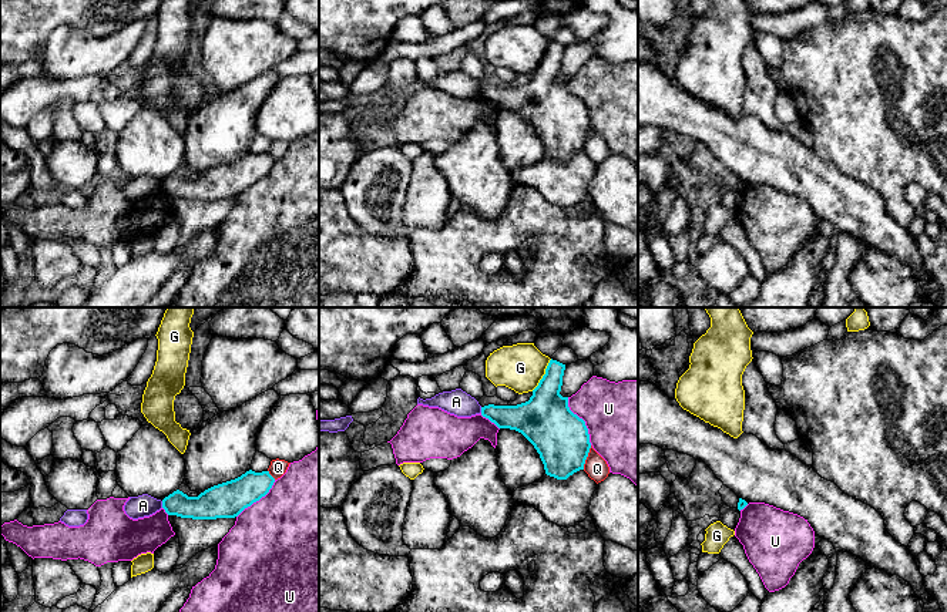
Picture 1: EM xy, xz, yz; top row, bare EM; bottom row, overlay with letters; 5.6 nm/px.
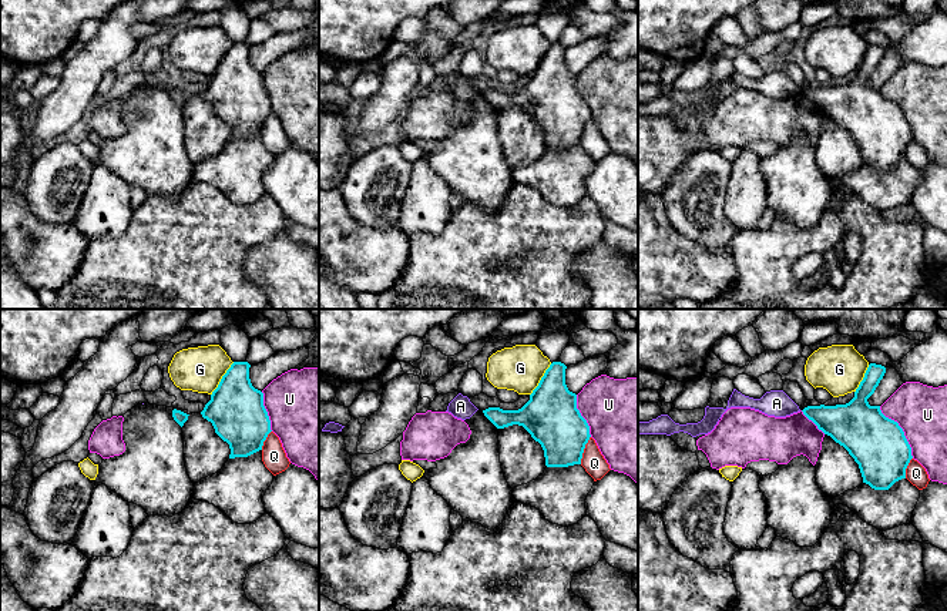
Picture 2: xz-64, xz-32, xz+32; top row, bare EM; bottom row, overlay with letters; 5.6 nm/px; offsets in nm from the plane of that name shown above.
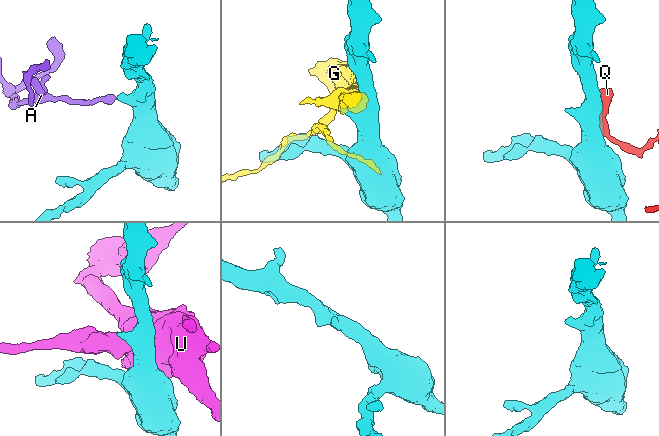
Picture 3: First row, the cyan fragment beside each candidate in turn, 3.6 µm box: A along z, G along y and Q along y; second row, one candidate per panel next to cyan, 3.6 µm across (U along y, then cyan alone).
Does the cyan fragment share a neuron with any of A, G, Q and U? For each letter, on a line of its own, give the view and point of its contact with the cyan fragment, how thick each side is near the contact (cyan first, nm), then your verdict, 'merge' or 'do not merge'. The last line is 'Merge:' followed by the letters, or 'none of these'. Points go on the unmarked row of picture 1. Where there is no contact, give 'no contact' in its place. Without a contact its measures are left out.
A: xy (163, 185) | 160/130 nm | do not merge
G: xz (544, 56) | 300/260 nm | do not merge
Q: xz (587, 137) | 320/130 nm | do not merge
U: xz (583, 101) | 320/460 nm | do not merge
Merge: none of these

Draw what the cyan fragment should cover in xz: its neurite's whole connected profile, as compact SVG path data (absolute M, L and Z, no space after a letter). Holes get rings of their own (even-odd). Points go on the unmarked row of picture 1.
M551 40L528 83L481 88L481 97L498 110L521 114L540 135L545 155L557 161L584 151L591 130L585 102L570 91L568 78L560 75L564 51L565 46Z

